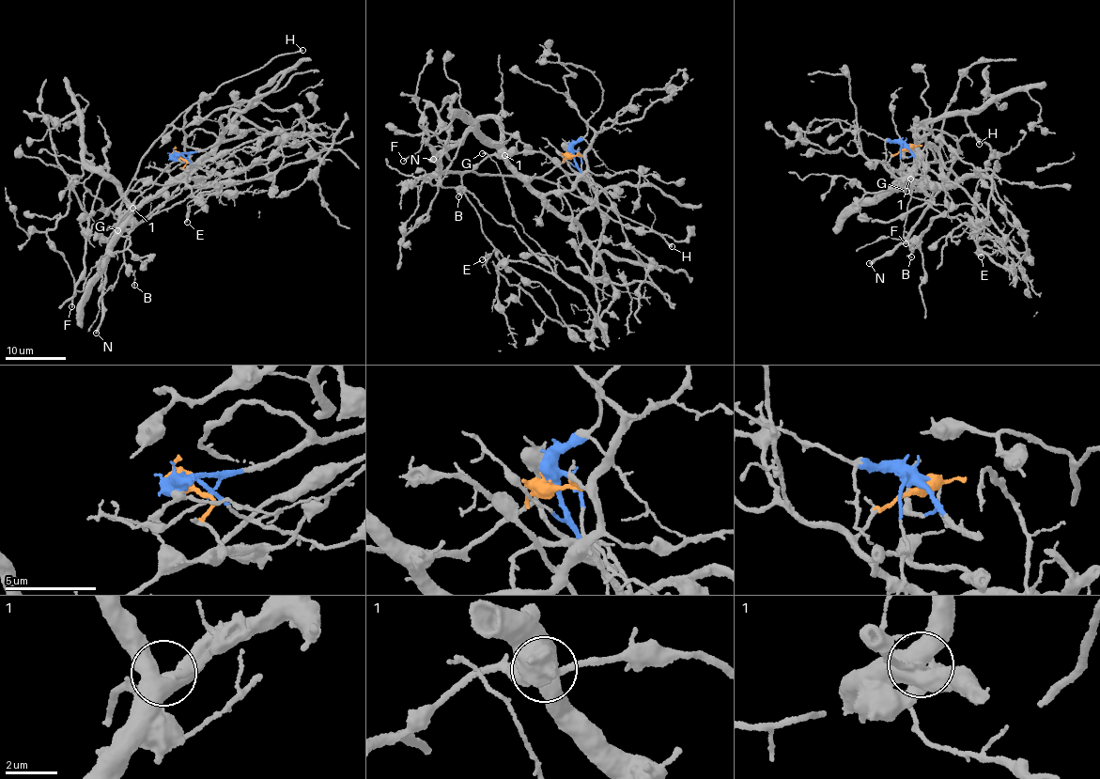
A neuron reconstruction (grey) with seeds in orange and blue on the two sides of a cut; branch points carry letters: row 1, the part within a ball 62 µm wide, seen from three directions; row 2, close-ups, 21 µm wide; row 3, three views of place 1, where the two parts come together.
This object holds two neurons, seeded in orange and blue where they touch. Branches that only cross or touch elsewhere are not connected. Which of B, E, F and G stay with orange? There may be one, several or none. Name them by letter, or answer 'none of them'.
F

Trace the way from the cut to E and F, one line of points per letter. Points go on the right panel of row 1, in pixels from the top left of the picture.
E: (906, 146), (921, 163), (936, 128), (957, 138), (949, 179), (932, 205), (990, 235), (978, 239), (981, 257)
F: (906, 146), (890, 172), (936, 184), (910, 180), (916, 130), (931, 124), (906, 242)

